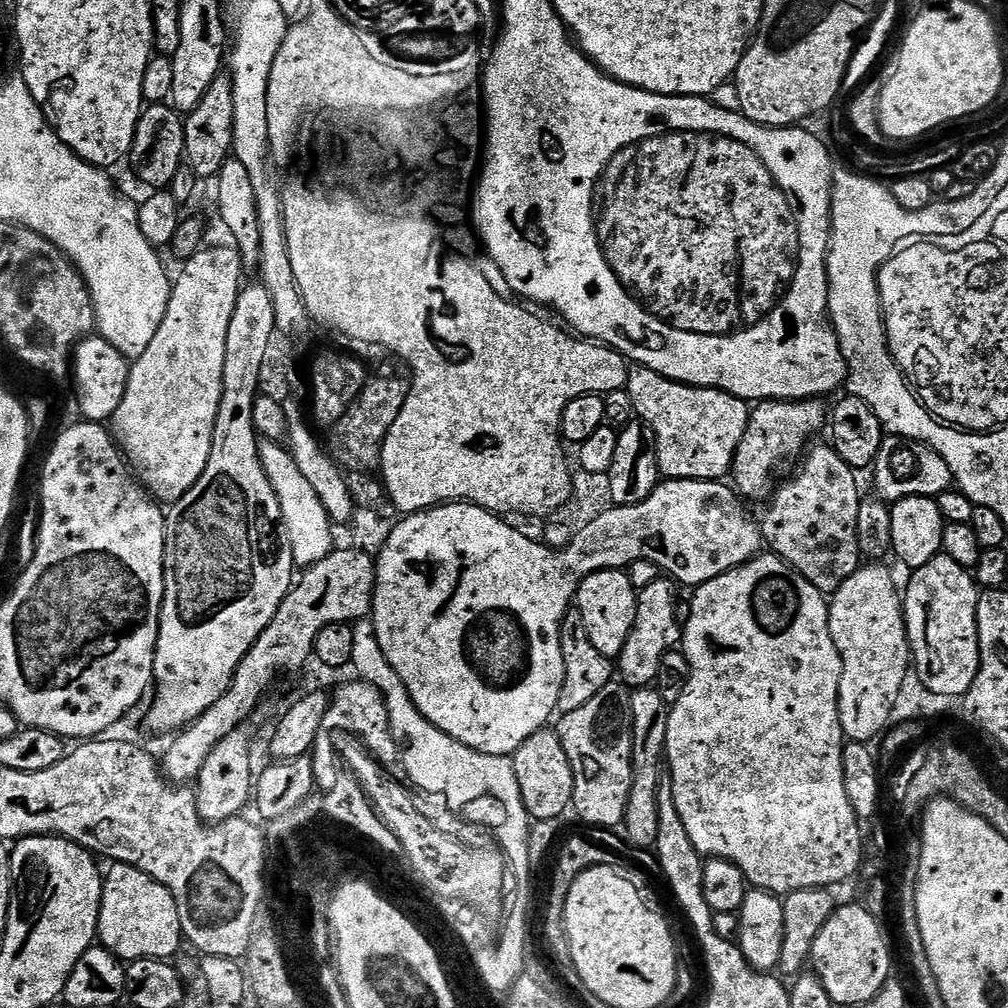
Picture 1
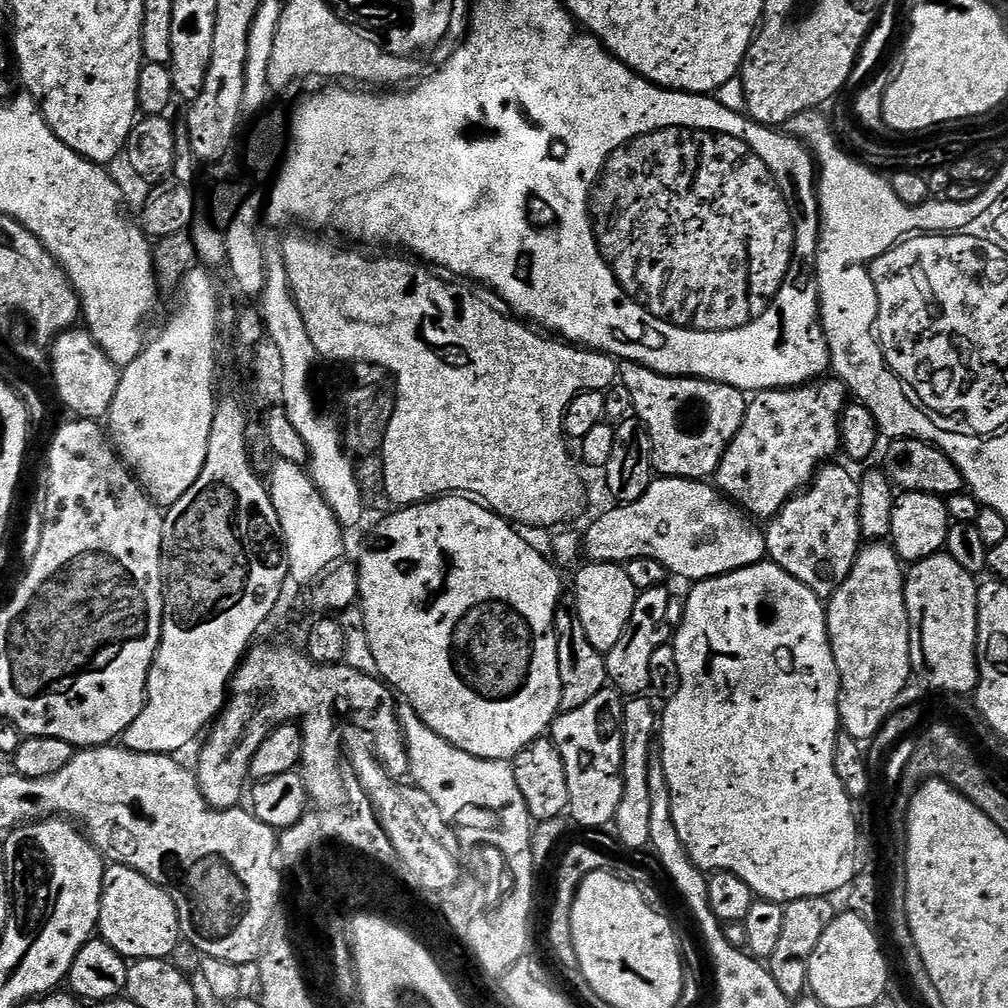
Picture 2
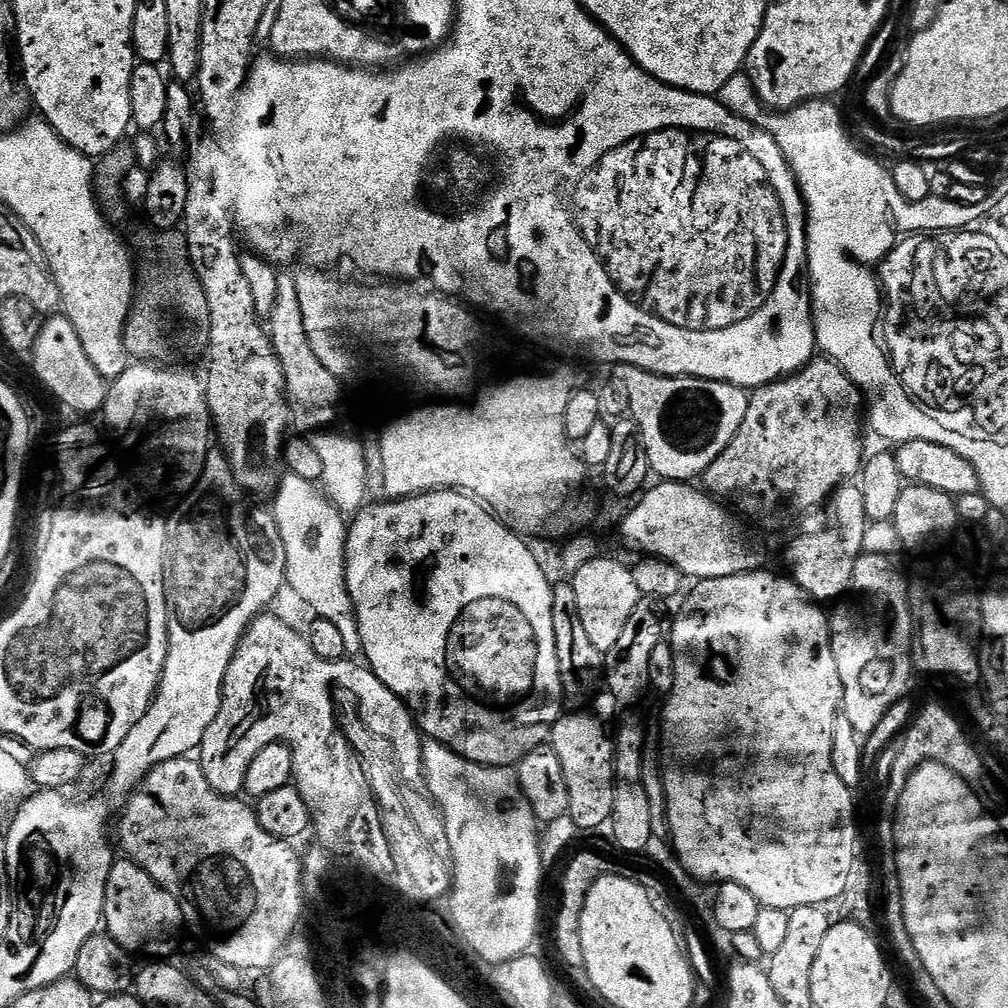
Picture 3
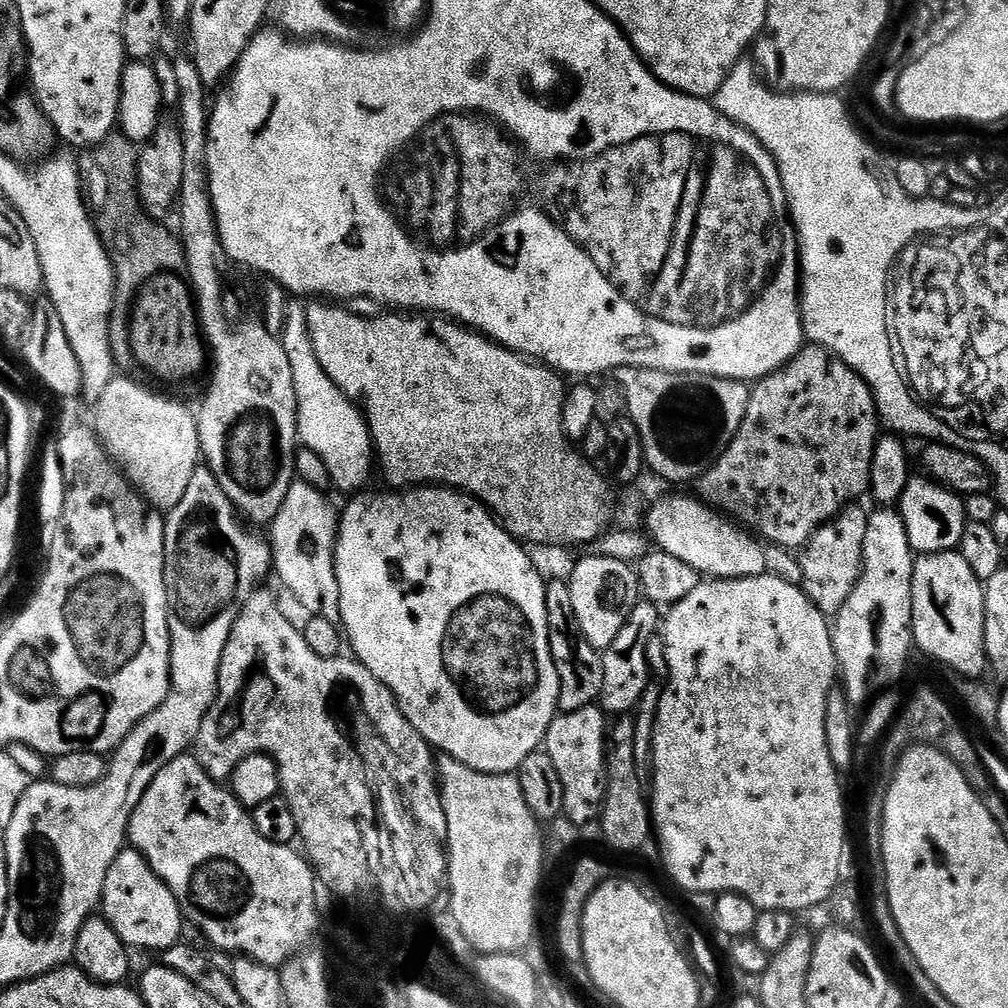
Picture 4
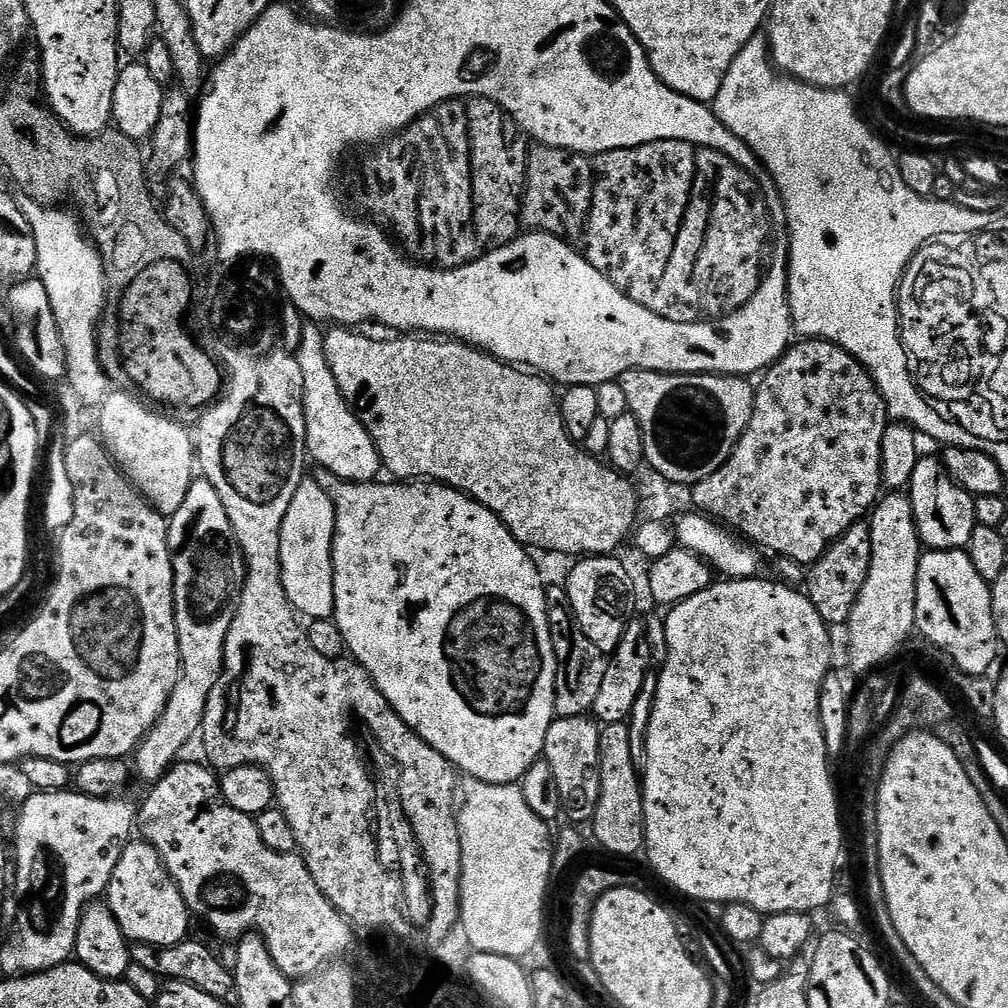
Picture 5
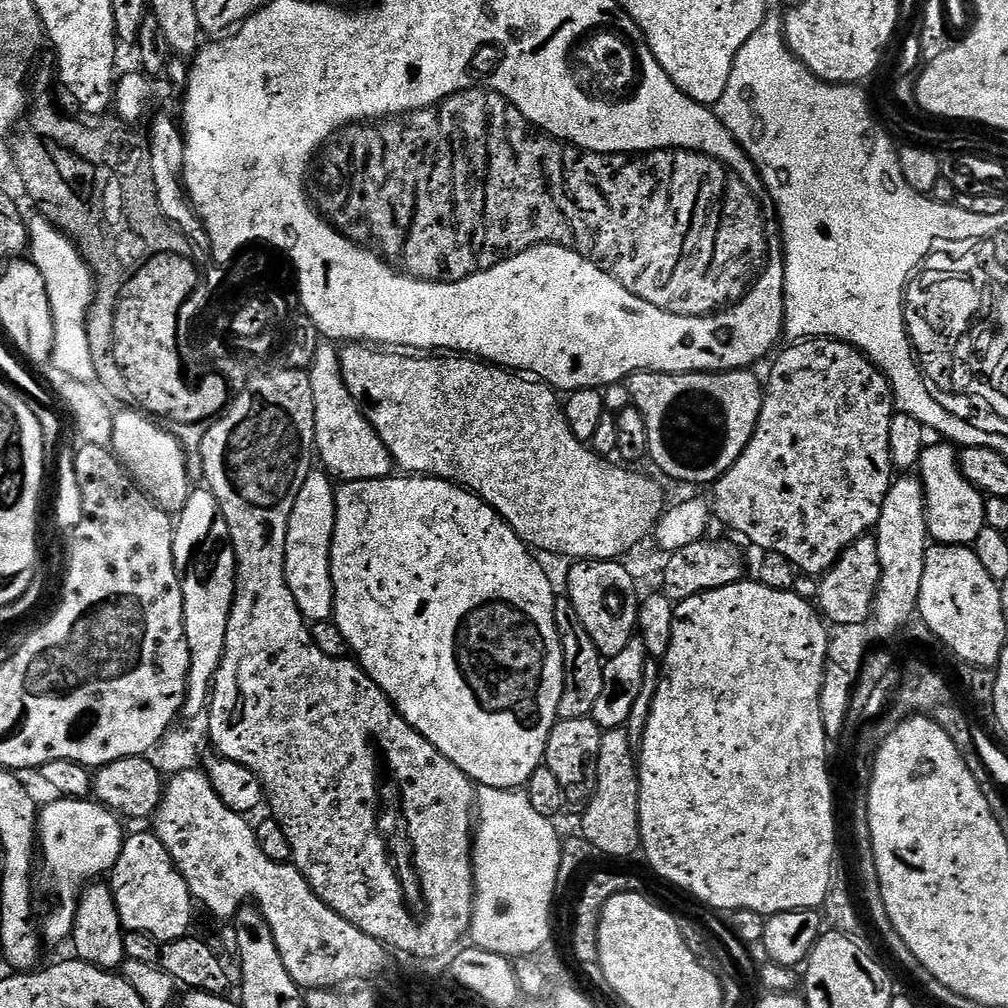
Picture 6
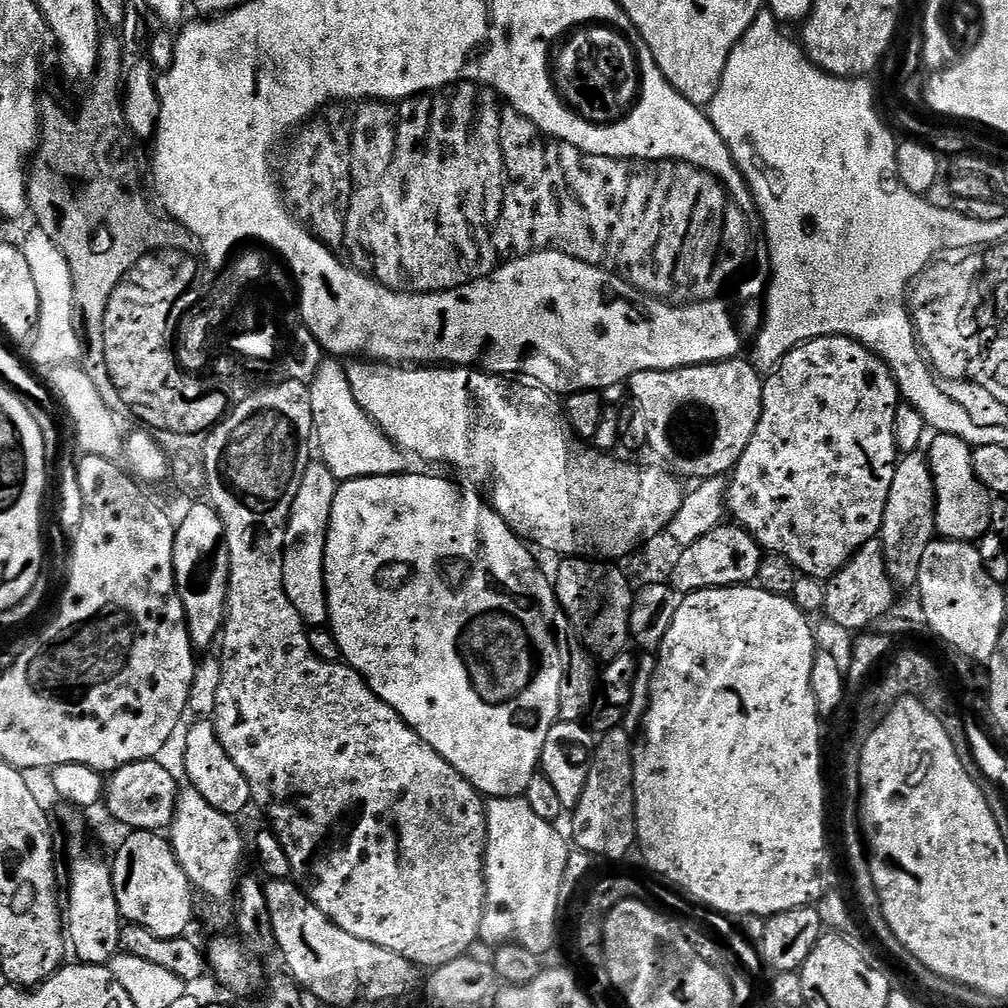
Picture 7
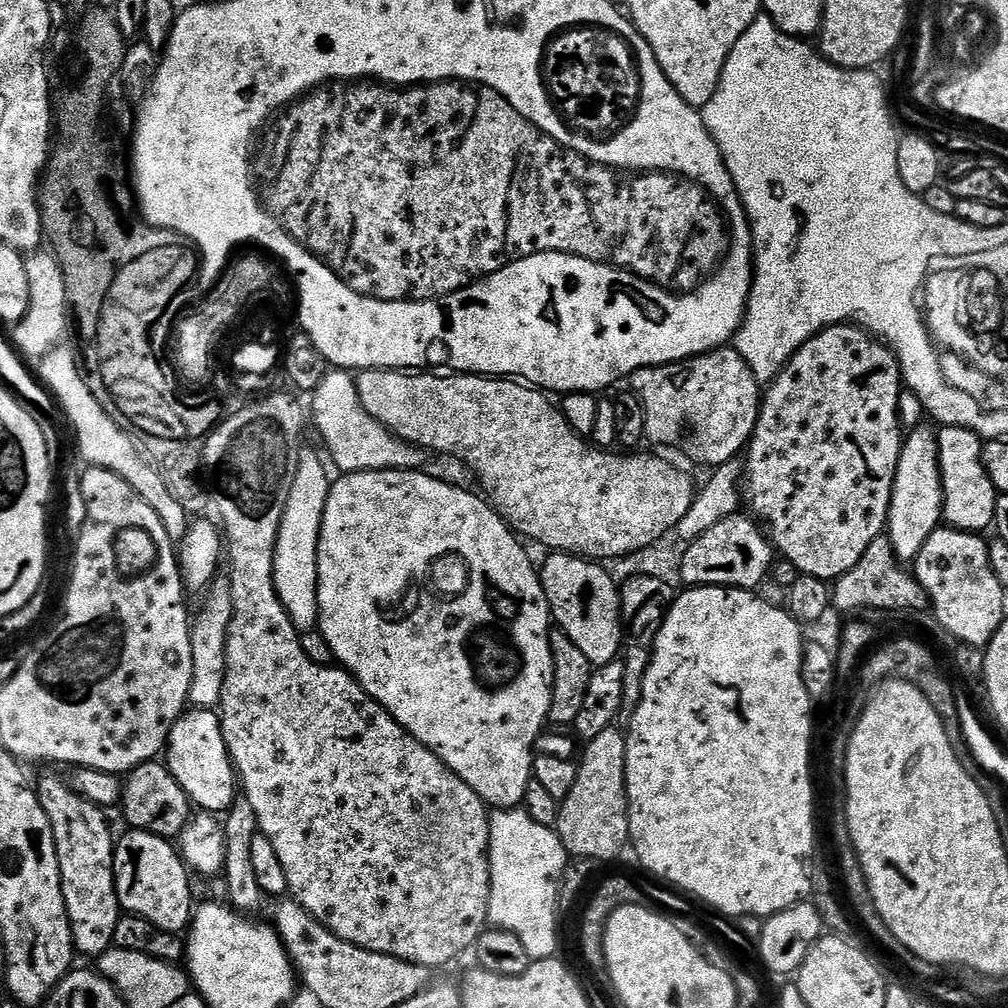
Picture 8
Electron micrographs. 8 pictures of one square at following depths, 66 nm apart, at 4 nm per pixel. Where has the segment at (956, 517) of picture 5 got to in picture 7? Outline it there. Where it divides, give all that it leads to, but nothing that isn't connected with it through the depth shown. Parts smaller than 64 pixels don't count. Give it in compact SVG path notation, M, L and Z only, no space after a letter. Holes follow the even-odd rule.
M948 432L933 435L926 448L928 465L936 491L936 531L945 540L979 541L990 531L990 510L994 499L974 472L973 445Z

